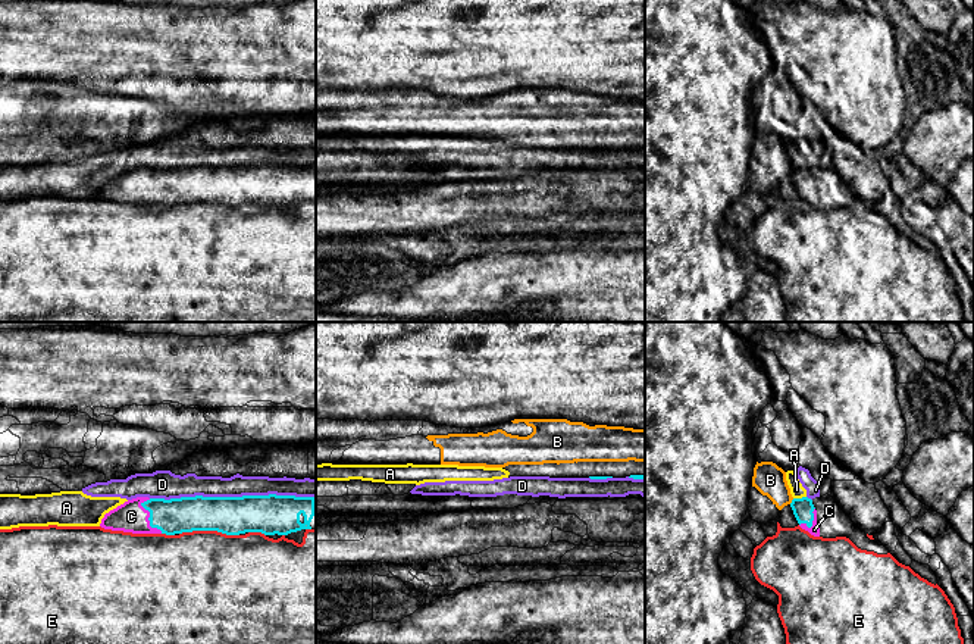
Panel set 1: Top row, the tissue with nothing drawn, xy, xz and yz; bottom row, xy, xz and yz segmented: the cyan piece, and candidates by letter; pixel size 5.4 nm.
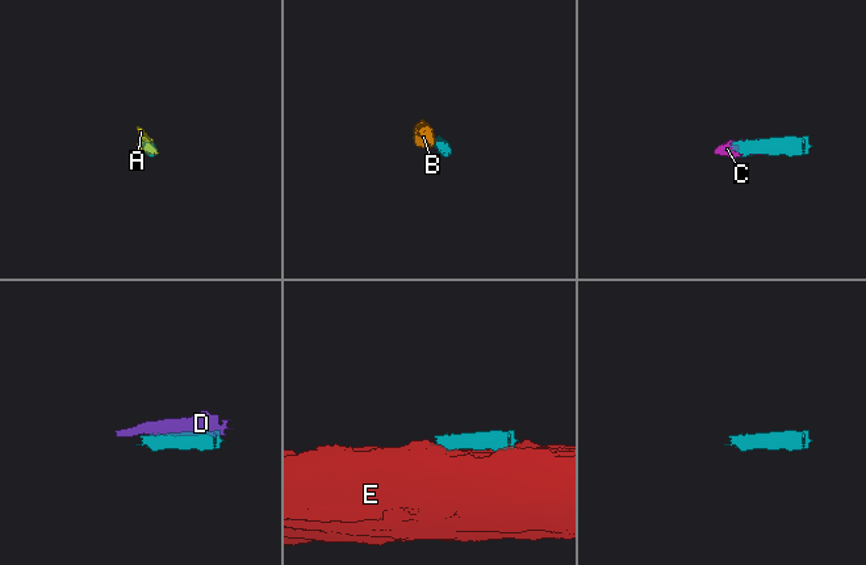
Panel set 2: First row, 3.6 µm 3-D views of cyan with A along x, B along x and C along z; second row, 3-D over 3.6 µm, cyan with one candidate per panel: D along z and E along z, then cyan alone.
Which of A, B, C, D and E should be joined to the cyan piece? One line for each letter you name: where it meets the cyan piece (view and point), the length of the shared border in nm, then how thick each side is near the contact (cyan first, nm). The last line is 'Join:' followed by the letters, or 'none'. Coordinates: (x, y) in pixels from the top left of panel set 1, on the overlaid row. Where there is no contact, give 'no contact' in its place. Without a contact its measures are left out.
C: xy (149, 519) | 200 nm | 190/170 nm
Join: C

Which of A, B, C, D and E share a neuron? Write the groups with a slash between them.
A D / B / C / E

